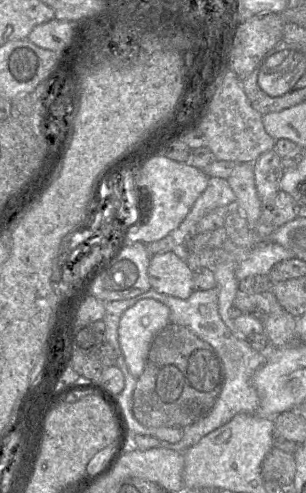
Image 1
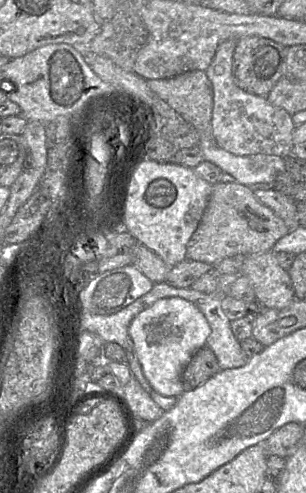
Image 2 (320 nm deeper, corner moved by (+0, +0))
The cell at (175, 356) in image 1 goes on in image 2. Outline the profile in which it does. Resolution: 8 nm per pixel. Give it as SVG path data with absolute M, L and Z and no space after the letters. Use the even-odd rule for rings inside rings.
M207 346L194 354L182 374L183 391L188 392L204 384L220 371L214 352Z

